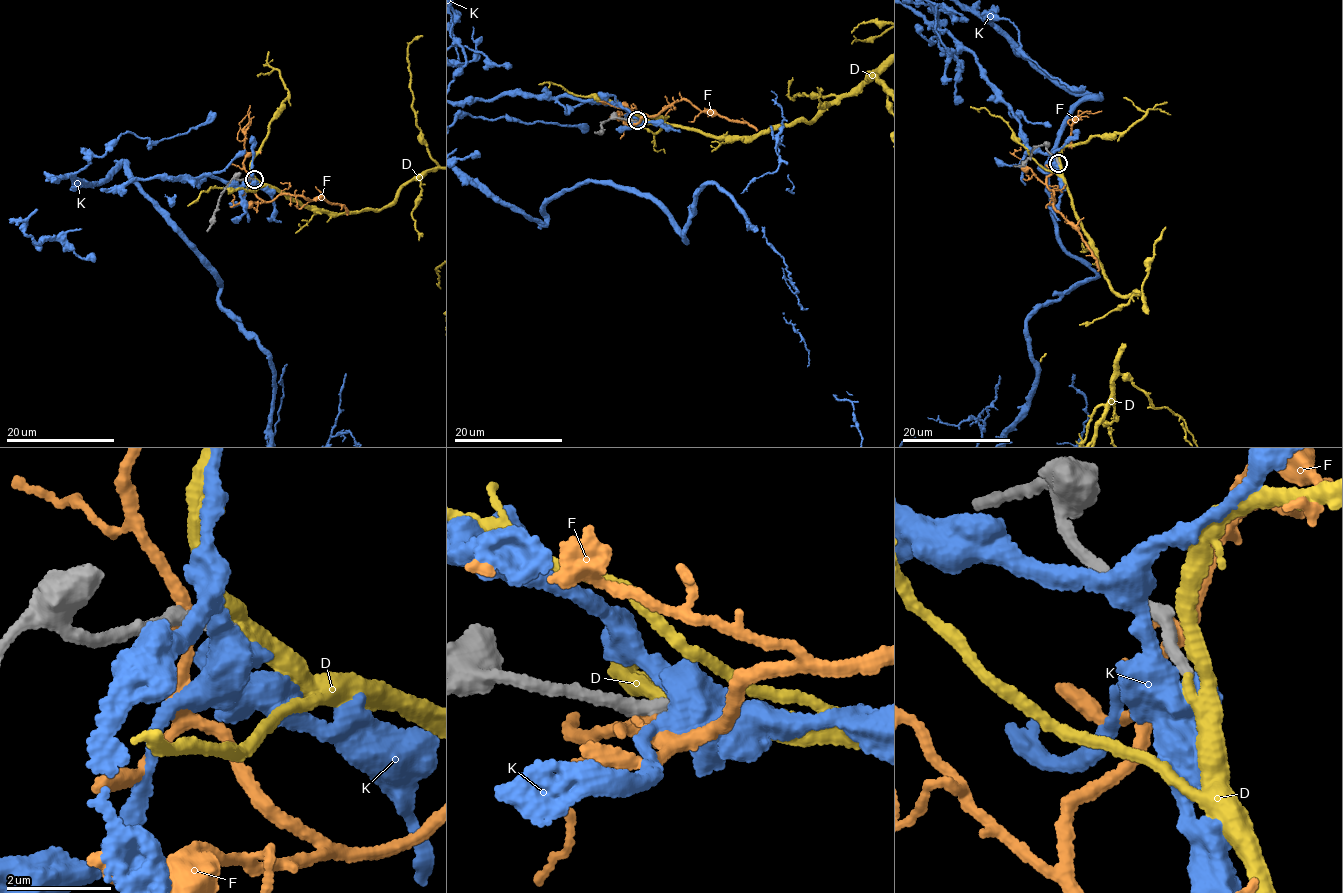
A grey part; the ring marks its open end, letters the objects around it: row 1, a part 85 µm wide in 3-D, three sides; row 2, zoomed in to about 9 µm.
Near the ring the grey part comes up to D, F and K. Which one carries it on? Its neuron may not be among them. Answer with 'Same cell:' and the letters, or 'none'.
Same cell: D

